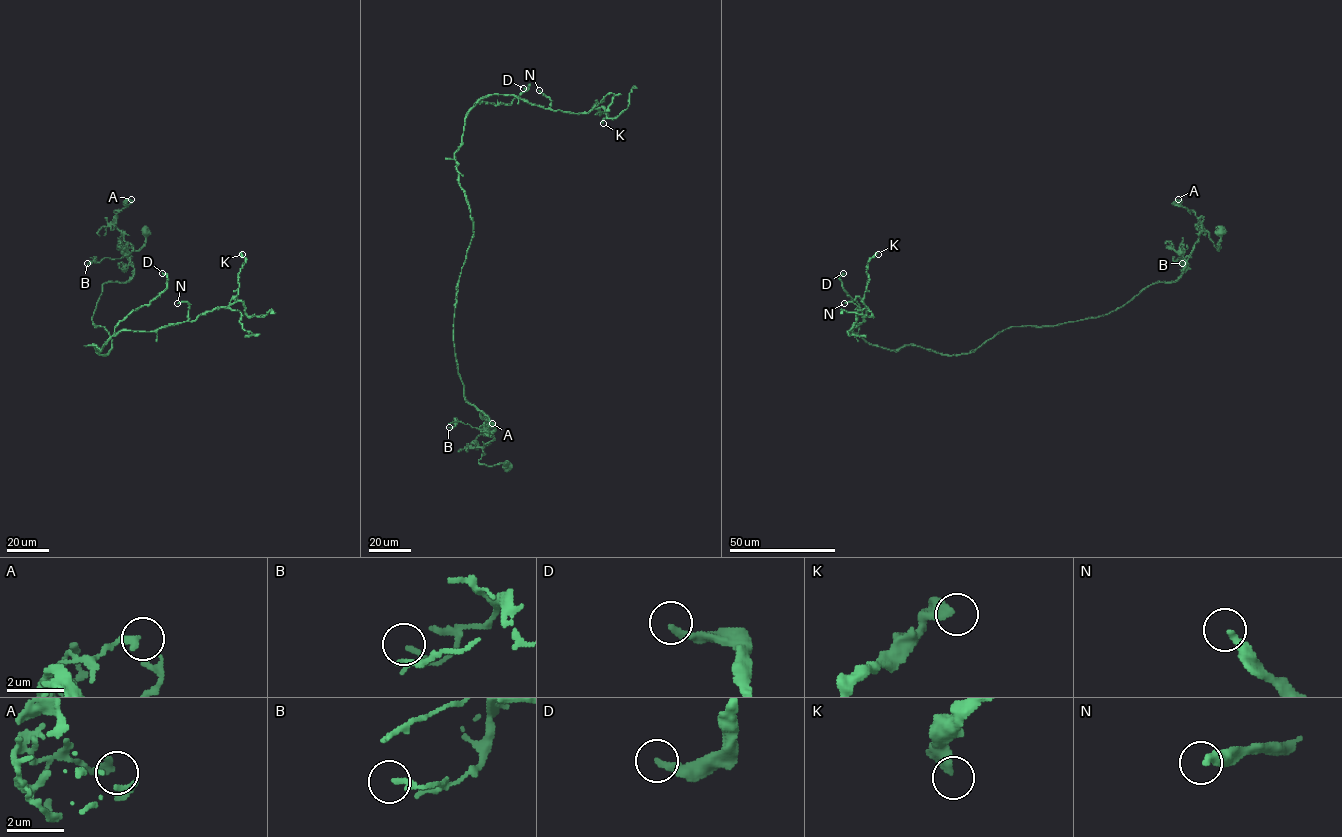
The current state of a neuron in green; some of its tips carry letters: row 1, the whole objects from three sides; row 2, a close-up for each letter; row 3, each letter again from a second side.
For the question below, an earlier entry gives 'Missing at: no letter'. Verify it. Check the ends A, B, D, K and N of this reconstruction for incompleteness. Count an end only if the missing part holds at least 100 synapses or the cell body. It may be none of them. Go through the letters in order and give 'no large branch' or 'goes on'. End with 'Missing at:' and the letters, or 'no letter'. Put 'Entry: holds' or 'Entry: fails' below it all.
A: no large branch
B: no large branch
D: no large branch
K: no large branch
N: no large branch
Missing at: no letter
Entry: holds

